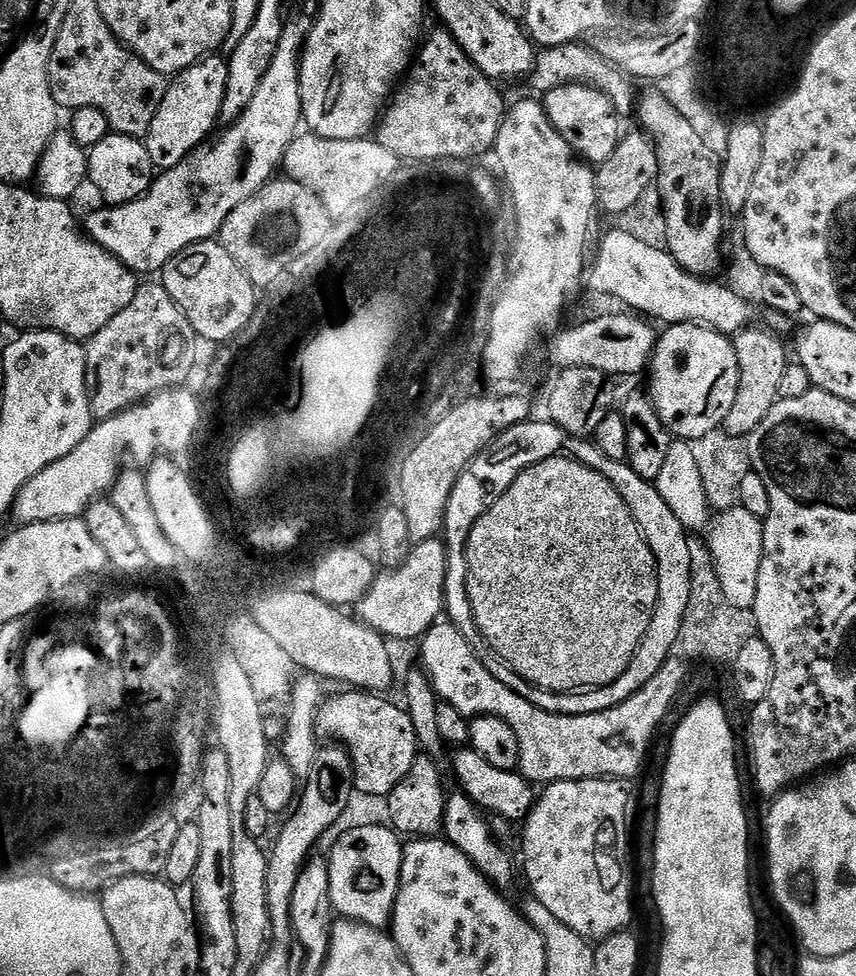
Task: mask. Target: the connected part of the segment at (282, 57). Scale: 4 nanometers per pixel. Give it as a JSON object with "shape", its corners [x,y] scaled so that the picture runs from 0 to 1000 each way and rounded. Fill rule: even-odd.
{"shape":[[[355,4],[347,12],[338,11],[329,39],[325,39],[325,51],[315,59],[315,72],[311,72],[283,121],[251,140],[249,152],[239,151],[208,170],[188,175],[168,201],[150,209],[117,211],[113,217],[105,218],[103,226],[96,230],[103,245],[133,260],[152,278],[167,281],[186,280],[209,258],[256,243],[264,223],[324,179],[334,154],[352,134],[355,114],[350,57],[366,24],[366,5],[363,8]]]}

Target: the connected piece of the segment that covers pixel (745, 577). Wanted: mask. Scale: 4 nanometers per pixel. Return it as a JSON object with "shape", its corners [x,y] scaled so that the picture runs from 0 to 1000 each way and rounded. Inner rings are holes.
{"shape":[[[866,518],[848,522],[833,529],[832,538],[827,541],[827,551],[825,550],[826,564],[832,570],[834,584],[838,585],[839,594],[843,598],[848,617],[856,625],[864,625],[883,609],[886,584],[882,579],[890,576],[893,538],[888,531]],[[868,578],[875,578],[875,582],[864,582]]]}

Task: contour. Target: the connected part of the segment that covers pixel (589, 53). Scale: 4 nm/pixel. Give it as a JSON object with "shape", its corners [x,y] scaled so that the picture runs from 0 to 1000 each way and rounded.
{"shape":[[[674,43],[672,45],[658,45],[657,47],[647,47],[646,49],[636,49],[626,58],[626,68],[619,75],[619,83],[621,82],[621,90],[630,94],[626,96],[637,96],[652,89],[661,89],[664,86],[680,86],[685,90],[693,90],[703,95],[708,100],[713,100],[713,105],[717,109],[720,118],[725,121],[732,121],[734,118],[742,116],[745,111],[745,102],[743,107],[743,90],[739,79],[735,78],[729,72],[720,70],[704,57],[701,57],[695,48],[686,49],[686,44]]]}

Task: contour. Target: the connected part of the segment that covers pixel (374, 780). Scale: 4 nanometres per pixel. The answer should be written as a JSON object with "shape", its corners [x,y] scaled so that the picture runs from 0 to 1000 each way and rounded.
{"shape":[[[402,707],[398,713],[388,713],[377,718],[374,722],[374,730],[369,733],[369,748],[375,755],[384,754],[384,759],[396,760],[404,769],[407,775],[411,778],[411,797],[414,800],[414,807],[417,813],[421,811],[425,816],[444,816],[444,818],[451,818],[459,809],[460,805],[465,805],[465,801],[470,801],[470,797],[474,797],[474,792],[479,789],[479,785],[484,785],[488,774],[488,763],[486,761],[486,753],[484,752],[484,740],[477,735],[475,728],[471,724],[467,725],[463,721],[457,721],[456,718],[449,717],[447,712],[436,711],[424,707]]]}

